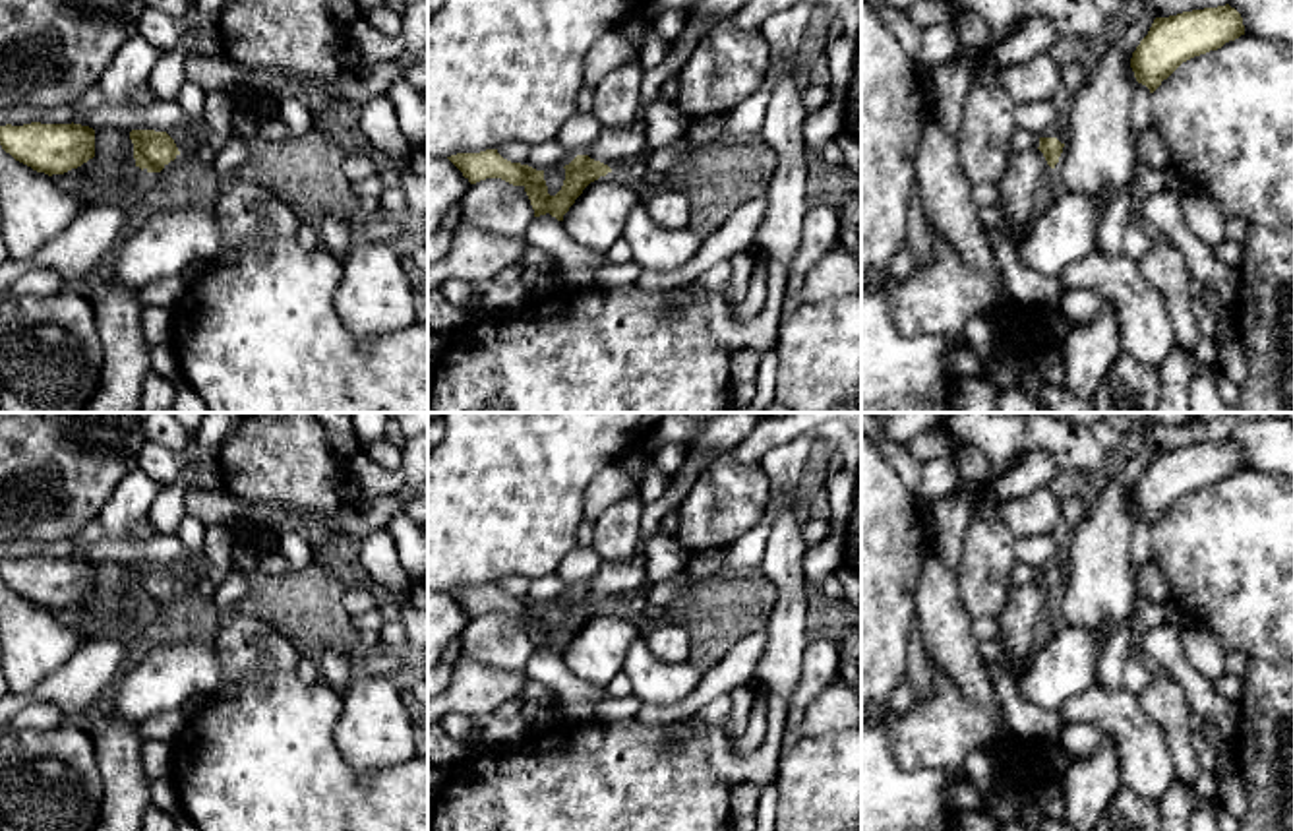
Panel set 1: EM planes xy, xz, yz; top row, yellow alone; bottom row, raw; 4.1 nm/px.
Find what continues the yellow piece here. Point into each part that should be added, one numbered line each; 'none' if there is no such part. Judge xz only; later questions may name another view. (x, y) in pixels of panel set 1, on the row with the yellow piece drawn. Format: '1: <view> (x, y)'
1: xz (616, 148)

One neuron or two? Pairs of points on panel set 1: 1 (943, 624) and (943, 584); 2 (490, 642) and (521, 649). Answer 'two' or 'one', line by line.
1: one
2: one

